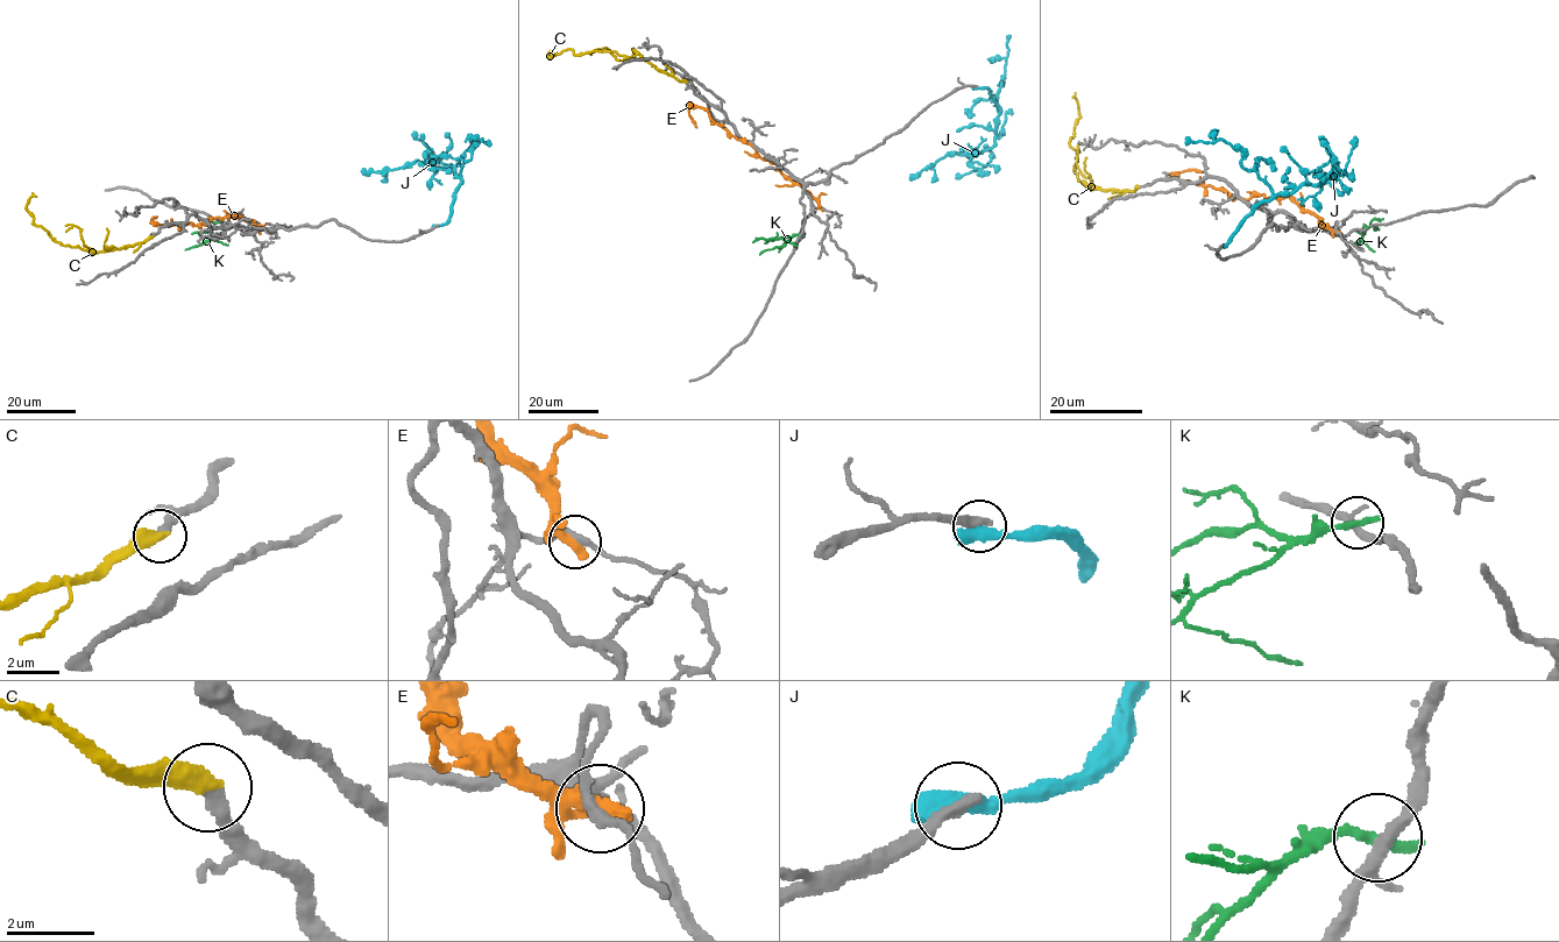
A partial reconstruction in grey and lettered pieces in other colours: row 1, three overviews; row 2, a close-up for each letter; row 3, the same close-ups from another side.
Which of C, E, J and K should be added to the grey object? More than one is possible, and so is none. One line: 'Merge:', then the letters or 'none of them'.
Merge: C

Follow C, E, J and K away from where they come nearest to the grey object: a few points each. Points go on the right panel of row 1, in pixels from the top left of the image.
C: (1140, 188), (1093, 189), (1078, 181), (1074, 169), (1077, 151), (1069, 142), (1078, 114), (1078, 101), (1072, 97)
E: (1337, 232), (1288, 197), (1259, 193), (1239, 198), (1176, 177), (1197, 170), (1205, 172)
J: (1223, 246), (1265, 202), (1292, 193), (1302, 185), (1318, 185), (1324, 177), (1315, 170), (1325, 178), (1338, 172)
K: (1366, 227), (1359, 242), (1354, 243), (1356, 246)

